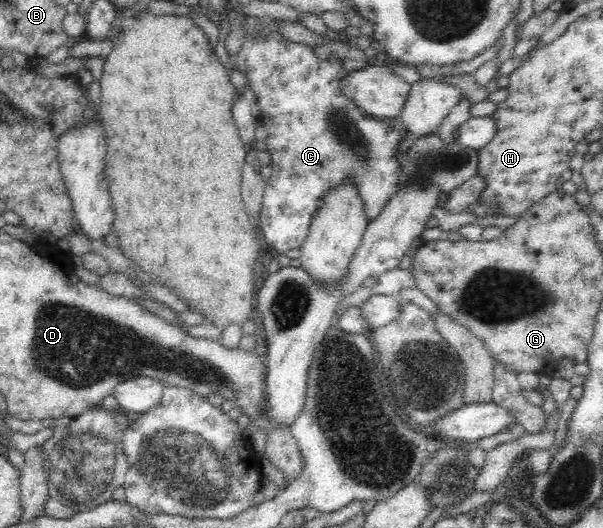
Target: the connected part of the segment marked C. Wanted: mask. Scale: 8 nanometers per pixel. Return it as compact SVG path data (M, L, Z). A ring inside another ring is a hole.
M248 16L245 22L246 39L233 61L238 70L246 75L248 85L256 95L261 122L268 129L263 145L270 154L269 165L273 172L264 185L258 227L275 255L292 248L299 249L304 244L312 215L321 205L321 198L330 187L337 187L342 181L354 183L360 200L364 201L366 221L369 223L374 220L403 180L403 172L395 154L399 151L398 142L406 138L406 133L405 130L386 125L380 118L364 113L344 96L339 80L350 72L343 68L342 59L332 54L320 61L308 44L290 42L280 33L267 30L267 24Z

